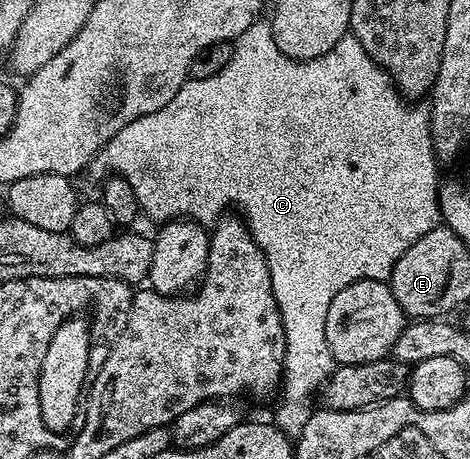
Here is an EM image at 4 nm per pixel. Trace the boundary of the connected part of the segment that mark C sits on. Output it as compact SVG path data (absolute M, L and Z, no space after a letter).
M259 19L251 27L247 27L247 31L243 31L243 35L239 35L236 41L233 42L233 54L231 55L231 63L227 63L227 67L223 67L223 71L219 71L219 75L211 75L211 79L190 79L183 83L183 87L179 87L179 91L175 95L175 99L171 99L171 103L167 103L167 107L163 107L159 111L155 111L151 115L143 115L139 119L135 119L131 123L127 123L112 139L107 142L104 149L99 154L99 162L105 169L113 169L120 176L125 178L127 184L131 187L131 191L135 195L140 212L145 213L151 220L156 223L164 223L166 221L175 221L178 218L195 220L200 223L213 223L218 220L226 211L234 205L236 212L243 218L245 226L249 228L249 234L255 239L255 243L263 251L263 255L267 259L267 267L271 271L271 287L275 295L275 303L279 307L279 315L283 321L283 335L285 336L285 372L281 378L279 386L279 394L281 393L281 406L277 409L277 418L275 424L277 428L282 429L291 439L297 438L303 431L303 427L307 423L311 406L309 400L312 397L318 396L319 390L324 386L325 380L333 374L335 362L329 344L327 343L327 307L331 307L331 299L335 299L335 295L339 295L339 291L343 291L343 287L347 287L356 281L384 281L388 282L392 275L392 269L395 263L399 262L400 256L417 239L420 239L432 228L440 226L441 220L441 202L439 200L439 176L437 177L437 165L439 166L439 158L433 152L433 136L431 135L431 127L429 126L429 111L428 108L421 103L410 103L406 98L402 97L397 86L394 85L392 79L388 77L375 63L375 59L371 59L371 55L367 55L367 51L363 51L363 47L352 35L346 35L343 39L339 39L339 43L335 43L335 47L331 51L327 51L327 55L319 55L315 59L307 59L306 61L296 61L287 55L283 55L283 51L279 51L279 47L275 47L275 35L273 34L272 24L268 20Z

